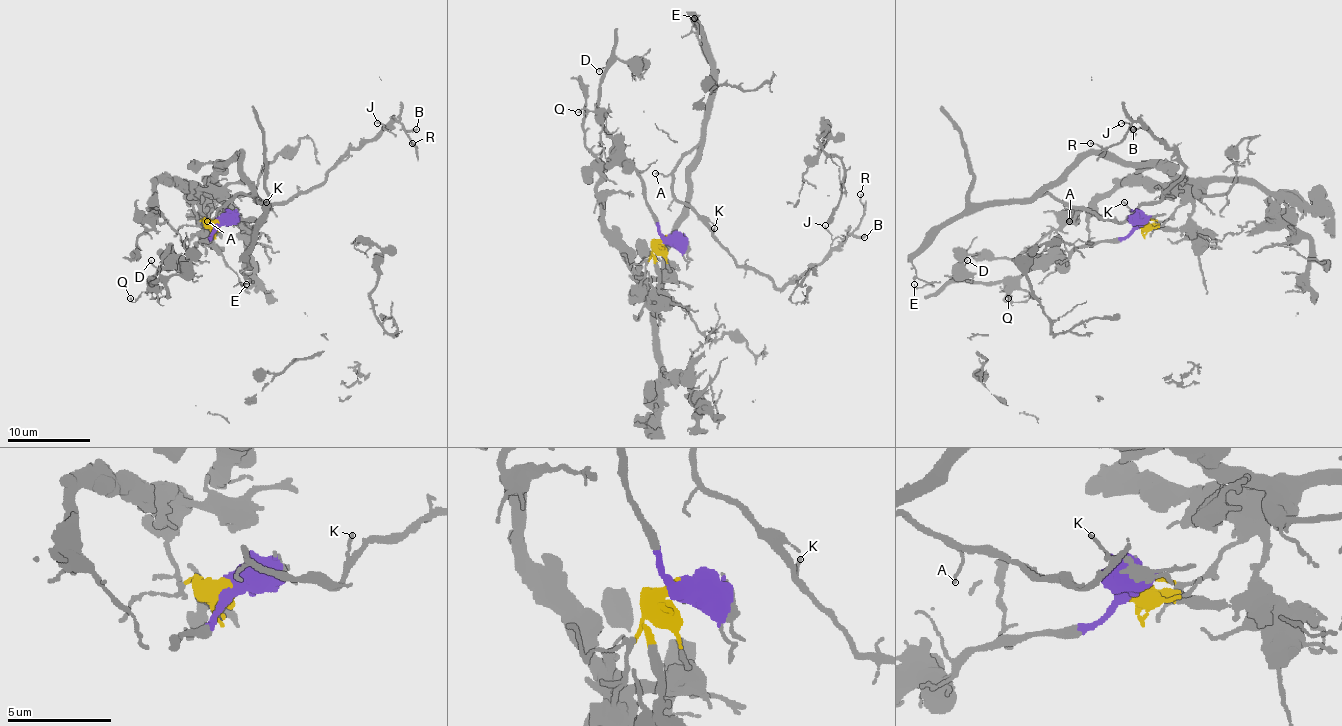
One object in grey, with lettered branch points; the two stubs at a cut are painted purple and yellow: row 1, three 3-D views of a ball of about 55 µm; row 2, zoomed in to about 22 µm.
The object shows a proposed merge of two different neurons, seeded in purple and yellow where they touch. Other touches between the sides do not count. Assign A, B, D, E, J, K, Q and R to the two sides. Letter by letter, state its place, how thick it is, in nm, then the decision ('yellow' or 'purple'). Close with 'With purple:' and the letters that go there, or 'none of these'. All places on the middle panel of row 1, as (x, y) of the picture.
A: at (655, 173); 130 nm thick; yellow
B: at (864, 237); 240 nm thick; yellow
D: at (599, 71); 80 nm thick; purple
E: at (694, 18); 90 nm thick; yellow
J: at (825, 225); 130 nm thick; yellow
K: at (714, 228); 140 nm thick; yellow
Q: at (578, 112); 100 nm thick; purple
R: at (860, 194); 120 nm thick; yellow
With purple: D, Q

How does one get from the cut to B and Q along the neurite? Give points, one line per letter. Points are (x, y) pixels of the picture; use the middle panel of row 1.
B: (663, 240), (640, 285), (661, 279), (694, 146), (673, 173), (675, 198), (775, 285), (848, 235), (865, 237)
Q: (663, 240), (657, 229), (644, 181), (619, 150), (615, 137), (594, 112), (581, 108), (577, 112)

